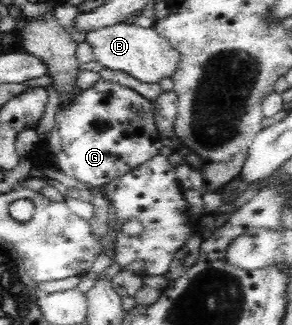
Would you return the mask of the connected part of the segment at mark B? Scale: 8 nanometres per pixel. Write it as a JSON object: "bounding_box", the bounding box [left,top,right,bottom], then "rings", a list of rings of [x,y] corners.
{"bounding_box":[85,23,181,83],"rings":[[[117,23],[113,26],[89,31],[85,42],[93,48],[95,61],[104,68],[123,71],[143,83],[157,83],[165,77],[172,79],[181,62],[181,53],[176,51],[165,37],[157,34],[154,27],[149,29],[139,25]]]}

